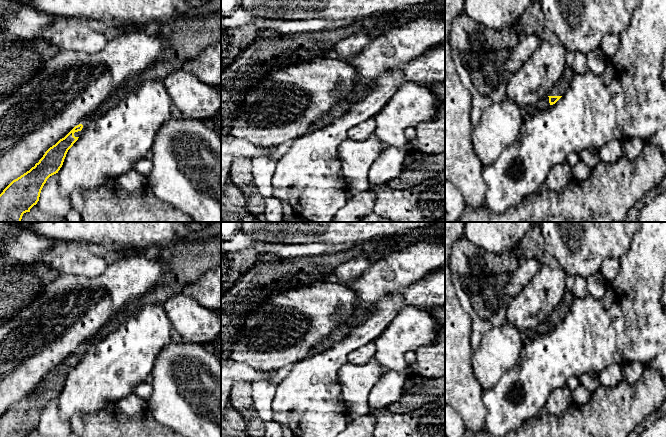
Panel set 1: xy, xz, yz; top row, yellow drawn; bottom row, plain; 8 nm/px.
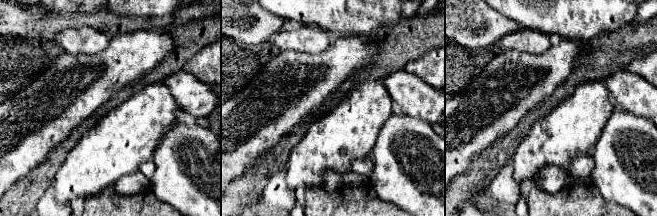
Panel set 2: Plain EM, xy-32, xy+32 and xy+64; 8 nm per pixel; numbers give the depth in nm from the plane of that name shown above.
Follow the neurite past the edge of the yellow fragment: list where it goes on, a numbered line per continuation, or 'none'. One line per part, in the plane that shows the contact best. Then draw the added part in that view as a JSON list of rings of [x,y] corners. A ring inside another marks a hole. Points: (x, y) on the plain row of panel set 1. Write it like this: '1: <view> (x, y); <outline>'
1: yz (559, 313); [[[570,287],[567,288],[560,305],[552,312],[549,320],[562,320],[569,312],[574,295]]]

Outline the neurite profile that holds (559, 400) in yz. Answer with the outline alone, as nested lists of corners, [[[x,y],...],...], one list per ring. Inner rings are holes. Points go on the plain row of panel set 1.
[[[564,386],[555,389],[547,400],[545,410],[552,415],[560,416],[574,402],[572,398],[572,391]]]

